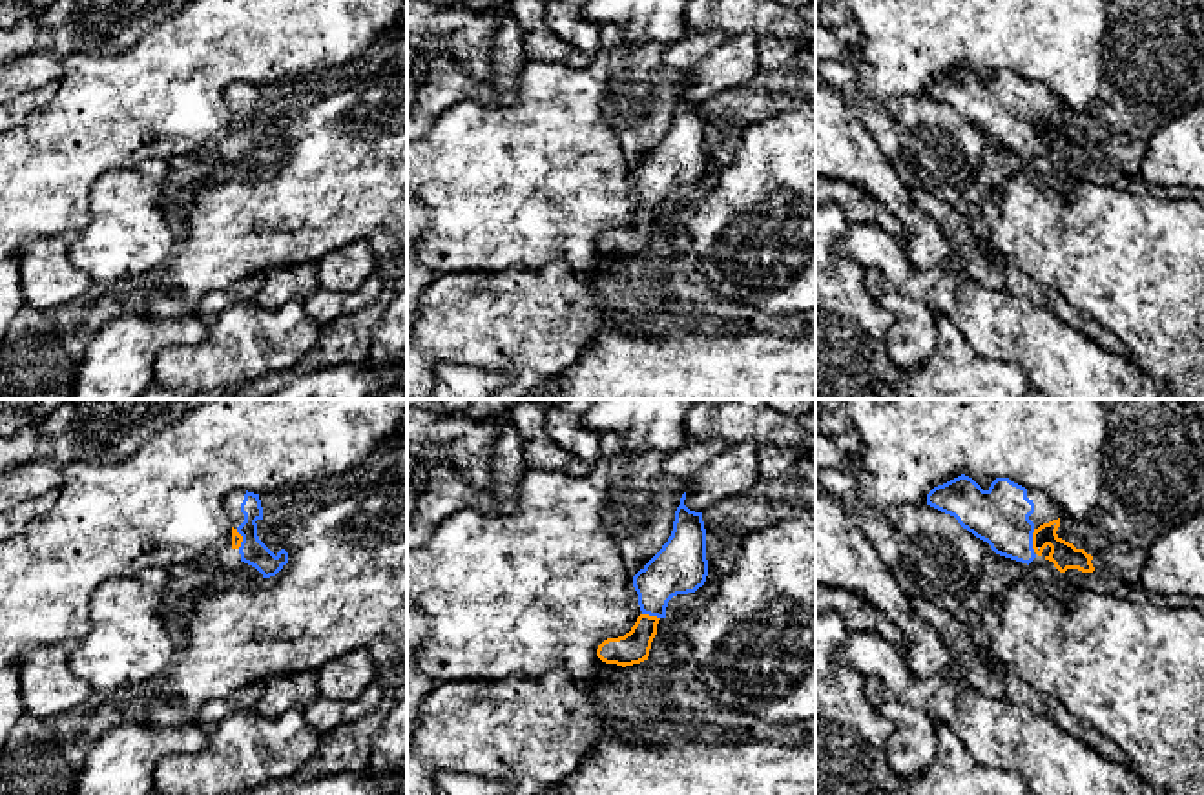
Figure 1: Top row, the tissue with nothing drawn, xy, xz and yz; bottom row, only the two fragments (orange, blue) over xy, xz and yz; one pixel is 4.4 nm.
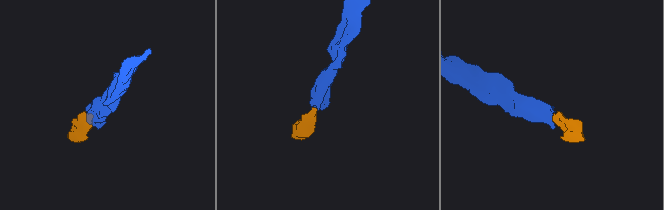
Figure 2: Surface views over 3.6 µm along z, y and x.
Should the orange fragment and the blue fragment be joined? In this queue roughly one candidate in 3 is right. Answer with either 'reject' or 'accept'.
accept

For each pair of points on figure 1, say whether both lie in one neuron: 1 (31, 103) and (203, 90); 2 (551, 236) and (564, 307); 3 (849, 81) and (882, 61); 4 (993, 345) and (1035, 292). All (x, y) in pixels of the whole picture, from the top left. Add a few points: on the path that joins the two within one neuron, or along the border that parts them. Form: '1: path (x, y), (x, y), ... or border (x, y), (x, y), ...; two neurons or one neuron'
1: border (57, 82), (57, 90), (19, 126); two neurons
2: border (524, 270), (566, 263), (582, 278); two neurons
3: border (856, 64), (863, 93), (880, 99), (894, 97); two neurons
4: border (1006, 290), (1044, 307); two neurons

